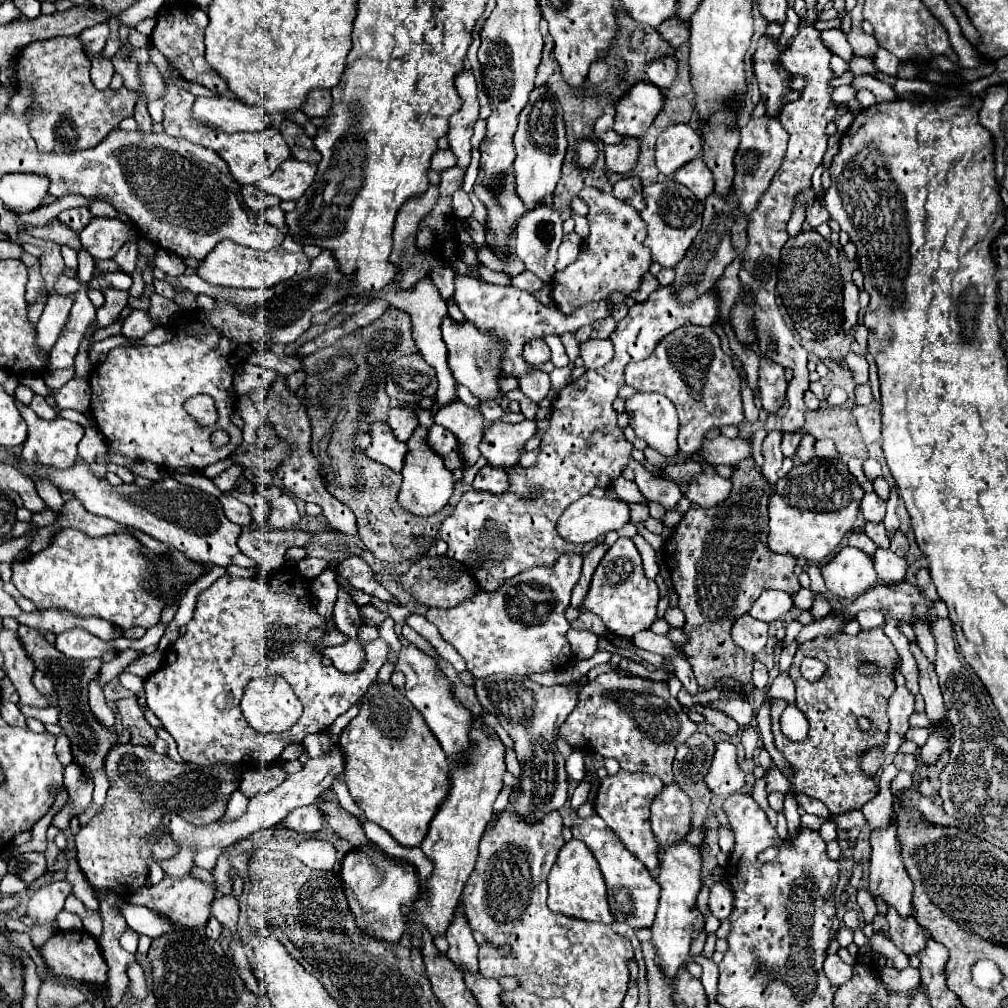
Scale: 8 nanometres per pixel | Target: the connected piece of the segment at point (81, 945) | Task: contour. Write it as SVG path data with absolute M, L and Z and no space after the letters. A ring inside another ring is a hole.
M62 931L54 933L42 947L42 957L48 969L88 983L106 983L108 965L102 957L100 945L90 933Z

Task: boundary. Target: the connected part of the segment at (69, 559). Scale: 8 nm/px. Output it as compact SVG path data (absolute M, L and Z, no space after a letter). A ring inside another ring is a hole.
M64 529L52 539L52 545L48 549L20 563L12 563L12 569L12 583L38 609L66 609L76 617L100 617L120 629L136 625L148 629L160 621L160 613L164 609L160 601L156 601L156 597L148 597L148 593L144 593L144 587L140 585L140 573L144 573L142 545L126 531L94 539L76 529Z

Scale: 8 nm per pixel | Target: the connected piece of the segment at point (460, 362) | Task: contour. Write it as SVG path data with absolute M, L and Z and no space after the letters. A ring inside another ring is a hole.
M444 317L442 321L442 339L448 349L448 365L452 369L452 375L456 383L462 383L470 389L470 393L484 401L496 401L502 397L500 389L500 375L502 375L502 357L504 357L504 341L492 333L482 333L476 325L470 321L458 323L452 317Z

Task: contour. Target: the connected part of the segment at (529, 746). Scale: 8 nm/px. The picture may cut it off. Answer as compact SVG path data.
M490 675L484 679L474 679L474 691L482 709L492 713L514 739L514 751L518 761L522 763L524 773L520 777L518 787L512 793L510 805L522 817L528 817L528 821L538 821L546 813L560 809L568 799L568 775L564 769L564 757L556 749L556 737L558 727L576 707L580 689L582 685L578 681L544 687L530 681L528 677L506 679L504 675Z

